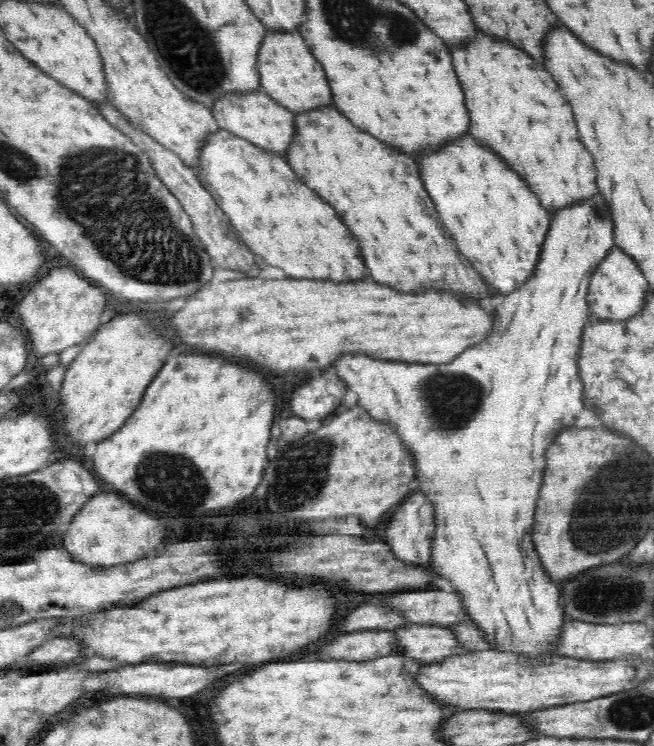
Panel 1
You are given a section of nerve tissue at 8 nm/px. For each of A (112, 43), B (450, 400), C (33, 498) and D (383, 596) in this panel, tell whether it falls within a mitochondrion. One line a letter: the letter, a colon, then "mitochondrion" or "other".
A: other
B: mitochondrion
C: mitochondrion
D: other

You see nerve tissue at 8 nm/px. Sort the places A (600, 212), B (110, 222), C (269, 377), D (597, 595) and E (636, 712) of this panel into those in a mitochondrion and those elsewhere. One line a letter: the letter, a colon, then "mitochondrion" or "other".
A: other
B: mitochondrion
C: other
D: mitochondrion
E: mitochondrion

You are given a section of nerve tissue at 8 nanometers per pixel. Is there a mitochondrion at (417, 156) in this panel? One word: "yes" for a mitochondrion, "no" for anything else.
no

